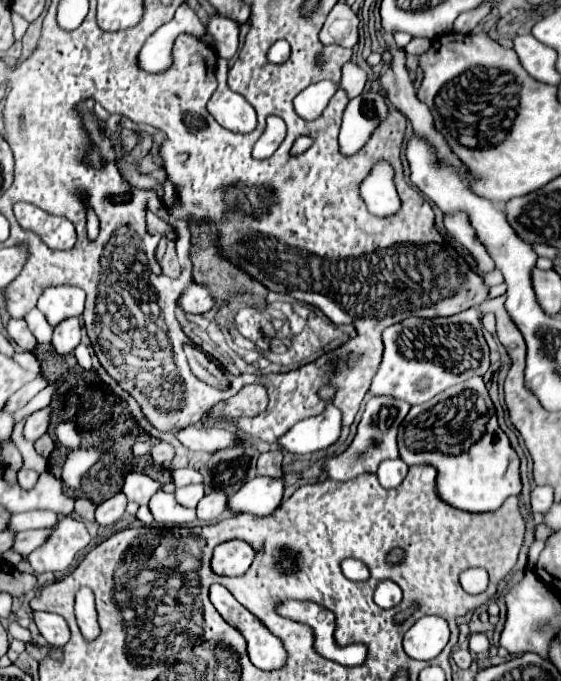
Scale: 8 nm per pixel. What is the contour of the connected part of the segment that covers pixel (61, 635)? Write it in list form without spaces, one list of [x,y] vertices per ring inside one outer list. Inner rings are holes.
[[[35,612],[35,624],[41,632],[41,636],[51,644],[51,646],[65,646],[69,640],[69,626],[59,614],[51,612]]]

